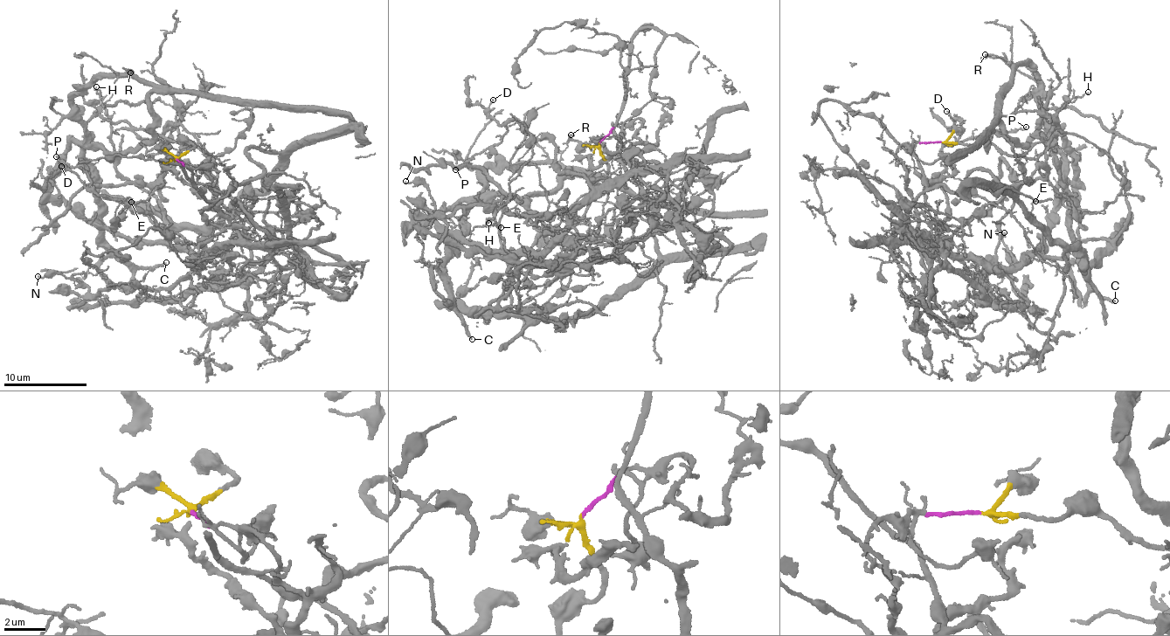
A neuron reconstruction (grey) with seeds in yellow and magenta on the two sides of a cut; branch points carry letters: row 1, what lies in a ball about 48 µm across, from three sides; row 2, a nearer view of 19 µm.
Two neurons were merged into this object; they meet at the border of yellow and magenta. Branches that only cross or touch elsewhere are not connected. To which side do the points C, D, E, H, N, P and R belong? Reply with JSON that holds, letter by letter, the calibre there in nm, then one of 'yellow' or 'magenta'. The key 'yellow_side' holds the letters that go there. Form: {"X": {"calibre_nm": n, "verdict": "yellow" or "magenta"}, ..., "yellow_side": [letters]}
{"C": {"calibre_nm": 240, "verdict": "yellow"}, "D": {"calibre_nm": 110, "verdict": "magenta"}, "E": {"calibre_nm": 110, "verdict": "magenta"}, "H": {"calibre_nm": 90, "verdict": "yellow"}, "N": {"calibre_nm": 130, "verdict": "magenta"}, "P": {"calibre_nm": 130, "verdict": "magenta"}, "R": {"calibre_nm": 110, "verdict": "yellow"}, "yellow_side": ["C", "H", "R"]}

